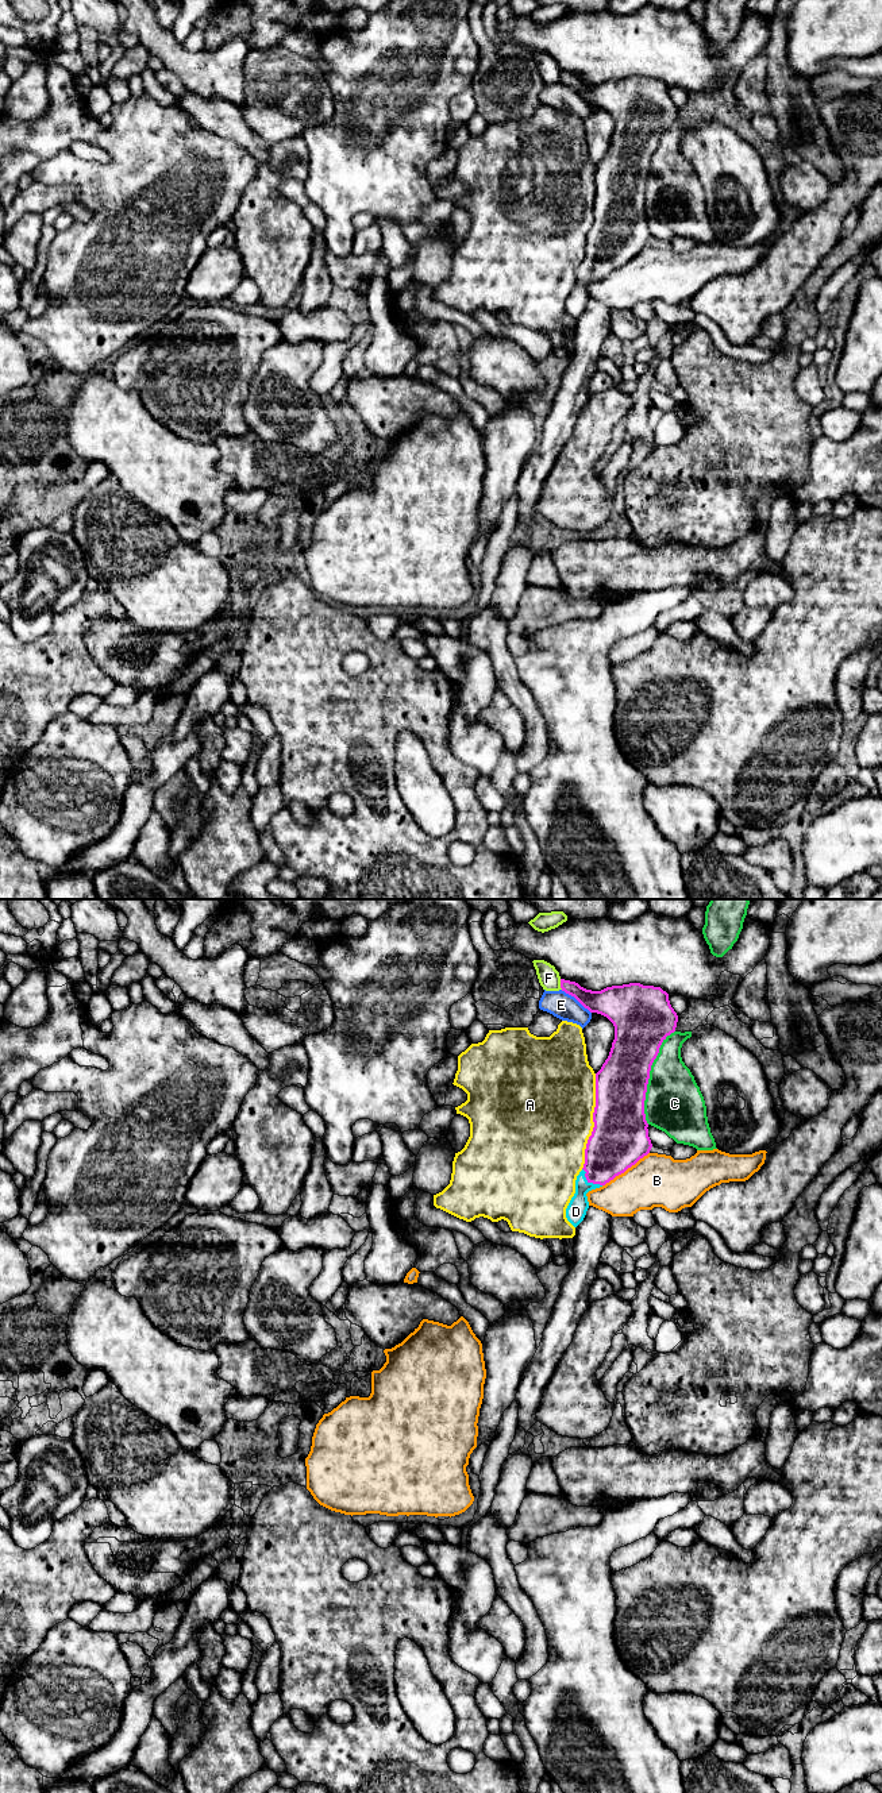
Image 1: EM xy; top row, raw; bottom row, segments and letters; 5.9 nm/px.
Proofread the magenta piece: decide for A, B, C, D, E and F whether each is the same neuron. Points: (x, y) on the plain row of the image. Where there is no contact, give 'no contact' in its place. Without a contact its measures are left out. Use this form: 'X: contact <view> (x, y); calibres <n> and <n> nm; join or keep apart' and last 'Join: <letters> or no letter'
A: contact xy (593, 213); calibres 340 and 500 nm; keep apart
B: contact xy (626, 262); calibres 340 and 320 nm; keep apart
C: contact xy (649, 169); calibres 300 and 340 nm; keep apart
D: contact xy (589, 274); calibres 300 and 120 nm; join
E: contact xy (576, 91); calibres 200 and 160 nm; keep apart
F: contact xy (561, 77); calibres 130 and 130 nm; keep apart
Join: D

